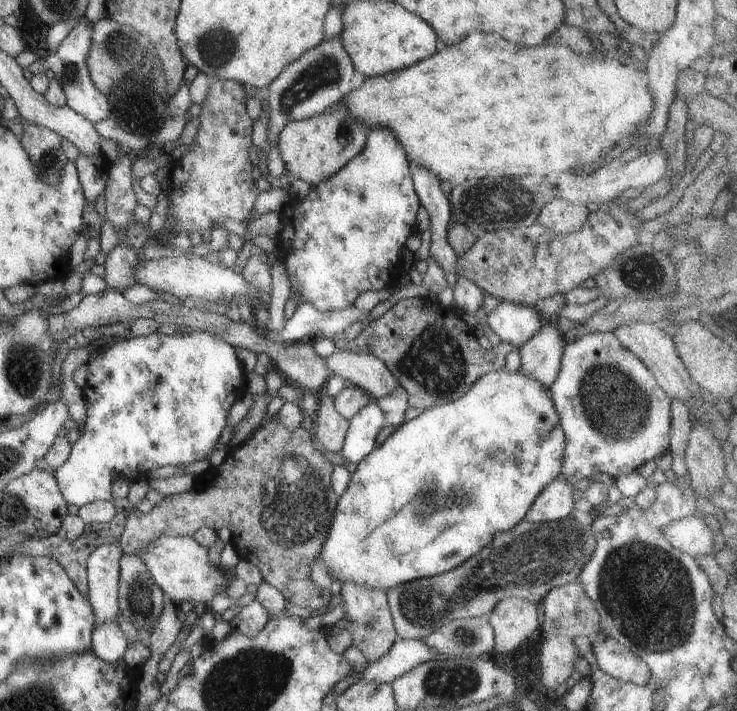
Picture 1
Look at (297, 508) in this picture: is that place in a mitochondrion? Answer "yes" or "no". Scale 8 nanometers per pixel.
yes

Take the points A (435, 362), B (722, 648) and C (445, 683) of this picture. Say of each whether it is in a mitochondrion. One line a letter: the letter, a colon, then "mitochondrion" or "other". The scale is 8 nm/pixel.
A: mitochondrion
B: other
C: mitochondrion

